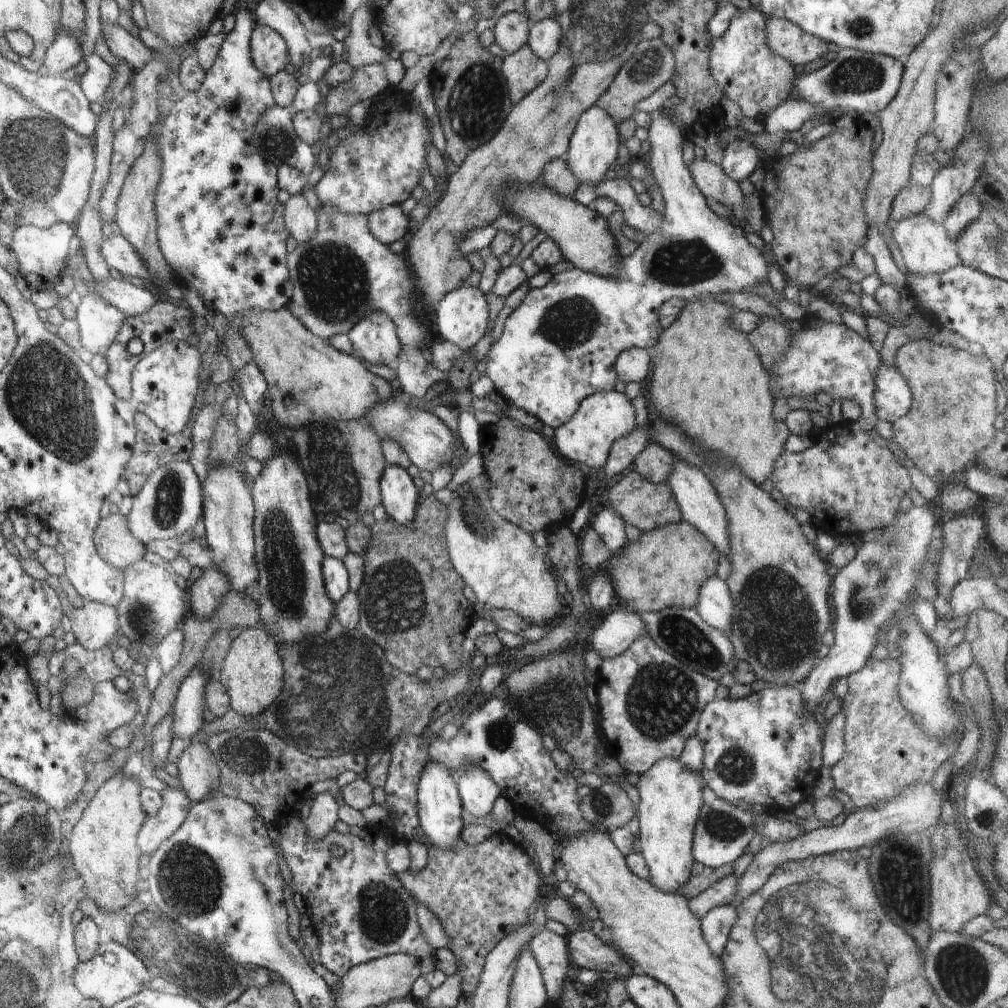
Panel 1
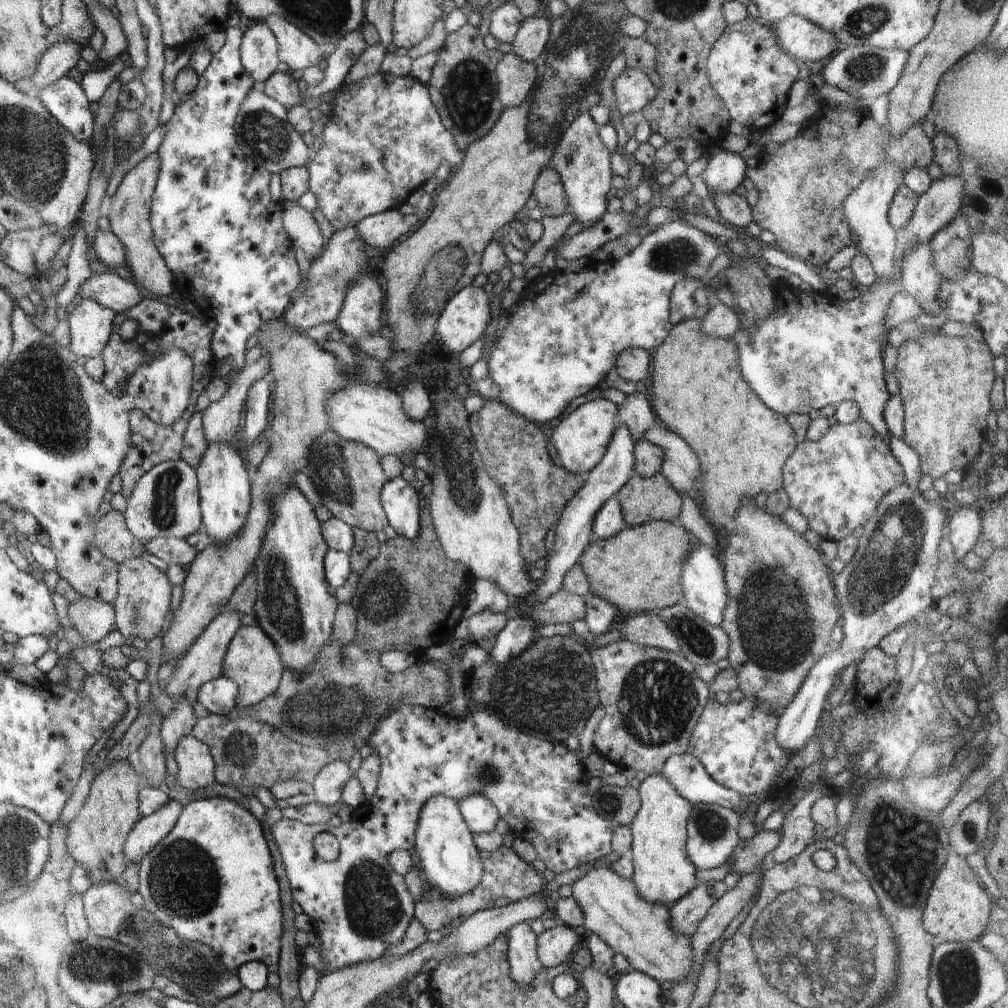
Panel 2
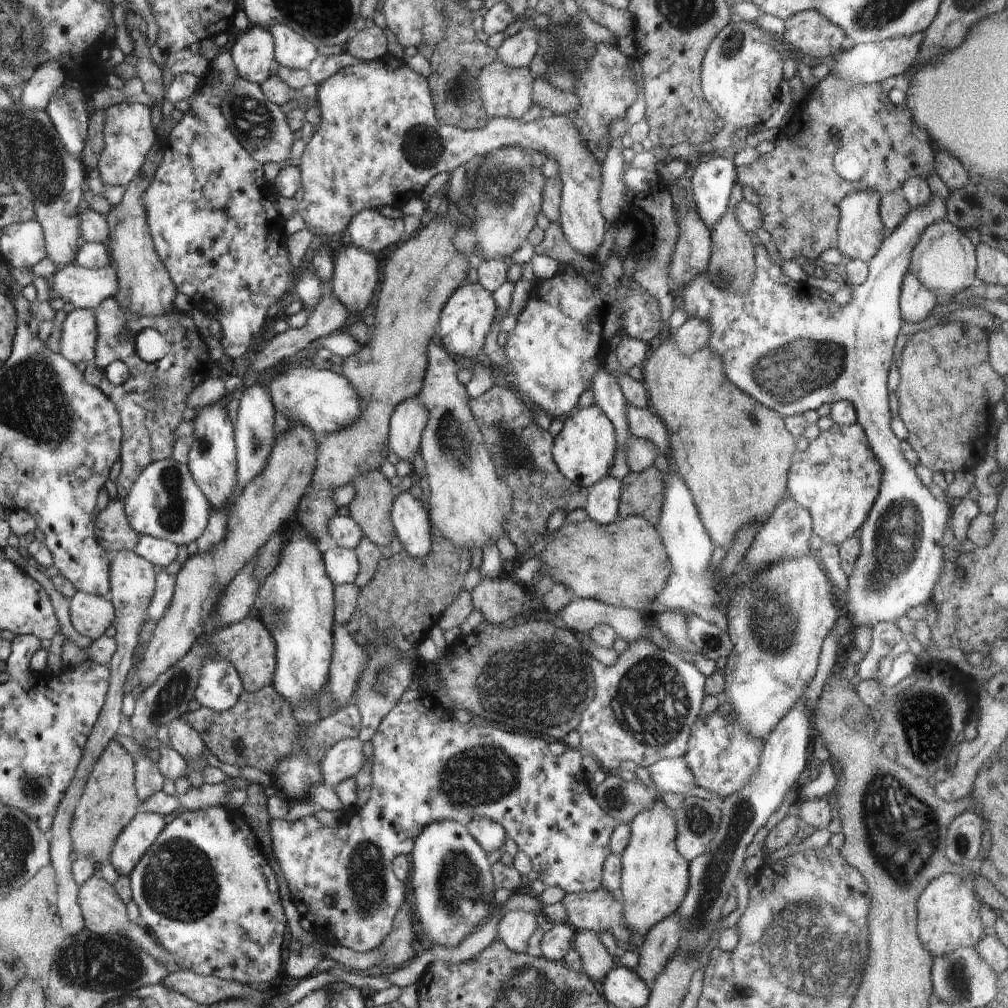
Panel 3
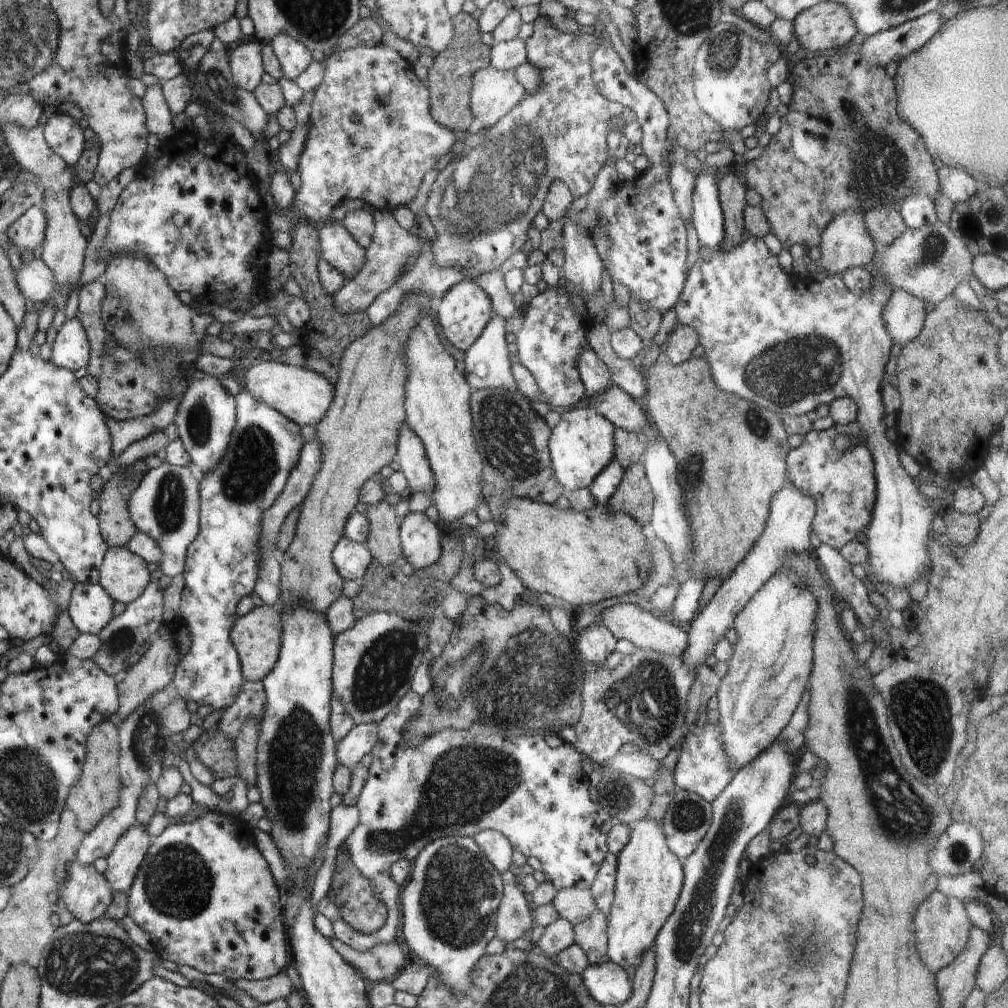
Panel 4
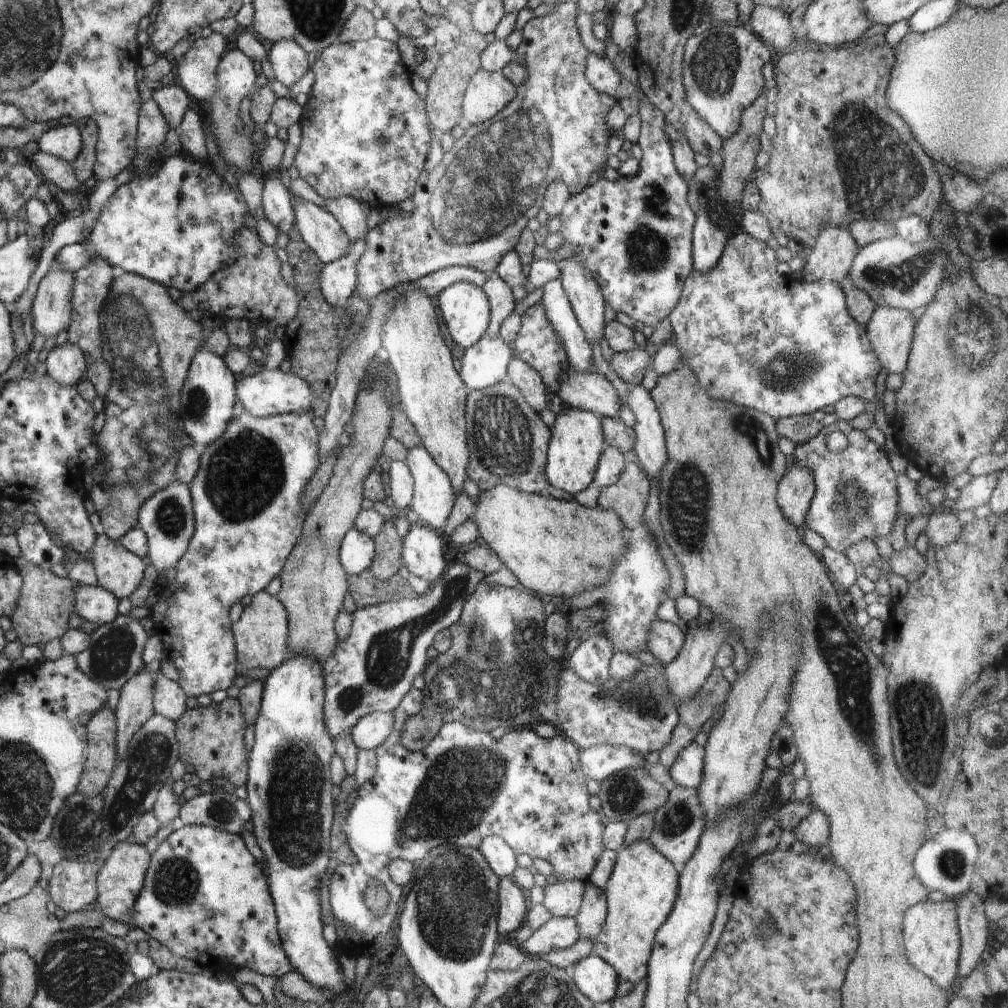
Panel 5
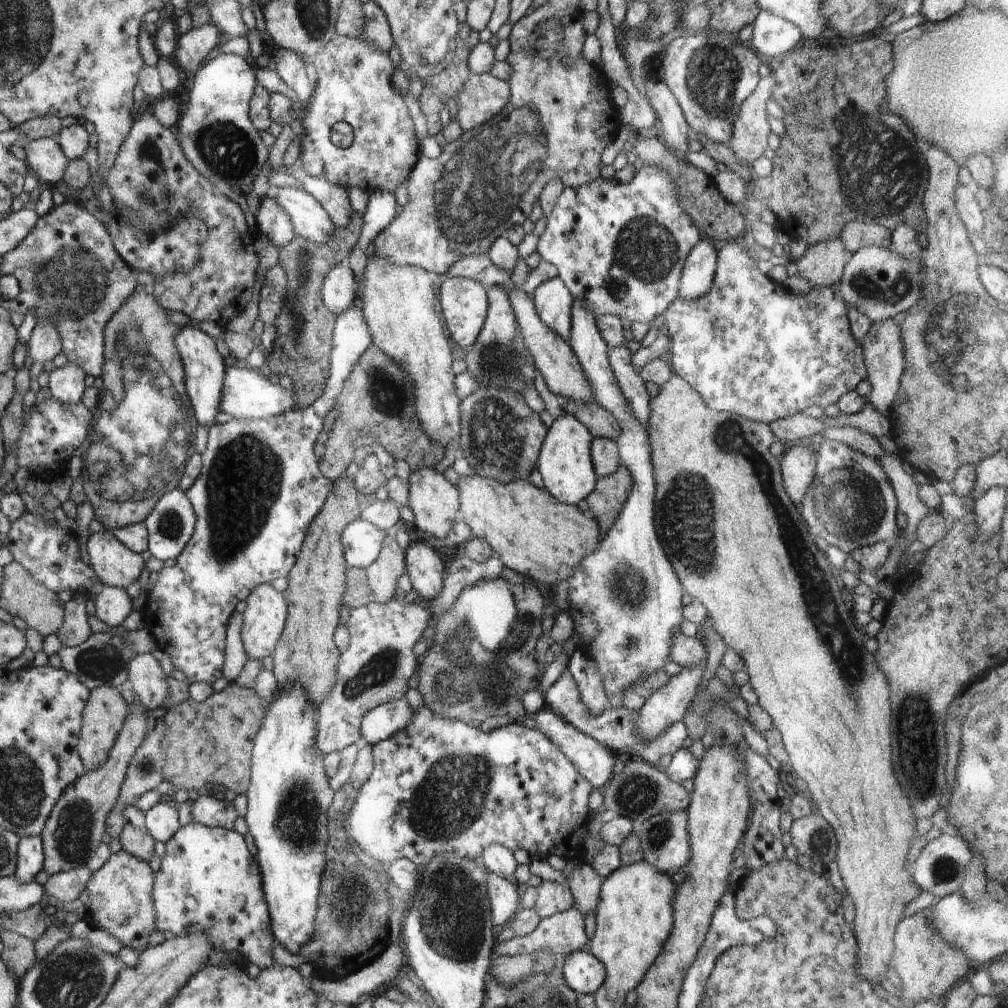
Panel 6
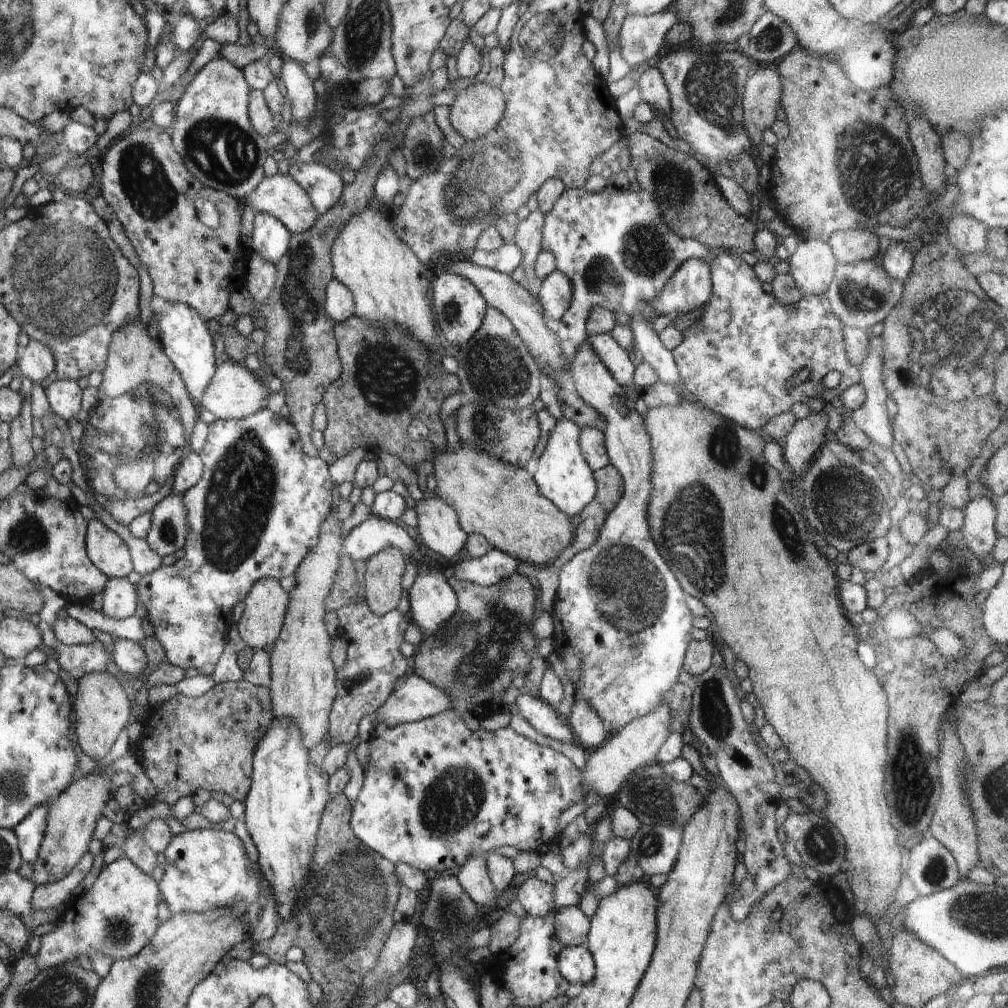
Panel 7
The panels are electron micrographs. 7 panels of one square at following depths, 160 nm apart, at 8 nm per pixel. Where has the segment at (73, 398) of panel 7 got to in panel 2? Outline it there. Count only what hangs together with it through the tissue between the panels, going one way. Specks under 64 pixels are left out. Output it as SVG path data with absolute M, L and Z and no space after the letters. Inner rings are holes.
M82 299L68 316L69 349L84 358L102 356L113 334L114 314L92 299Z

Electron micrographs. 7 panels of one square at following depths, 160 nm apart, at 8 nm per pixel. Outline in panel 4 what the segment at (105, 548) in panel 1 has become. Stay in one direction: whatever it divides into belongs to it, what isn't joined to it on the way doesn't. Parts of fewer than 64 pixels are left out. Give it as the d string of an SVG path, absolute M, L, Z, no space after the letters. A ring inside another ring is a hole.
M132 465L114 472L99 494L101 532L109 546L125 546L137 532L130 516L128 502L142 482L144 474L134 472Z

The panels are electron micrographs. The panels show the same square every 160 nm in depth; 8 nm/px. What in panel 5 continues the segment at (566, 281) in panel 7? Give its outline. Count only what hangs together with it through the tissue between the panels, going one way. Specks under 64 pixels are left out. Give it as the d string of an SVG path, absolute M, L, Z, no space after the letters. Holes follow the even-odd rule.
M559 278L552 279L543 286L543 291L541 303L550 324L561 338L569 365L578 372L595 371L591 344L576 320L562 281Z

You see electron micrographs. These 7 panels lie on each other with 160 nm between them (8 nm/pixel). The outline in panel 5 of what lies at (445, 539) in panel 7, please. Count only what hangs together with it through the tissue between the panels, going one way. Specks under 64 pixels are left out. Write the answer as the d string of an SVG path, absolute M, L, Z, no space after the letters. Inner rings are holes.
M421 444L407 450L405 463L413 476L413 497L409 509L418 514L422 524L426 524L441 533L456 500L451 480Z

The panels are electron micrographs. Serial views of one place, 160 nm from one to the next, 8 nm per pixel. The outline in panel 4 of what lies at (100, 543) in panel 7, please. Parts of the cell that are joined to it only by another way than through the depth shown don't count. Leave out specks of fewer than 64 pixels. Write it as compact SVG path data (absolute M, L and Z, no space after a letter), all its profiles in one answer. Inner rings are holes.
M109 546L109 551L104 557L104 564L101 566L99 586L105 588L116 602L128 605L130 602L141 597L148 588L150 572L146 570L146 562L140 556L133 554L126 546Z

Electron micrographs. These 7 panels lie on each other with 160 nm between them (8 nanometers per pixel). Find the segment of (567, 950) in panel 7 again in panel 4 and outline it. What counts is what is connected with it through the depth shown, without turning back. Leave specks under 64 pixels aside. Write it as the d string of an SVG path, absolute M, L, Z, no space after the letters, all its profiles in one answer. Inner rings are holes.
M611 961L588 964L580 976L588 994L602 1005L624 1004L632 994L632 982L627 973Z

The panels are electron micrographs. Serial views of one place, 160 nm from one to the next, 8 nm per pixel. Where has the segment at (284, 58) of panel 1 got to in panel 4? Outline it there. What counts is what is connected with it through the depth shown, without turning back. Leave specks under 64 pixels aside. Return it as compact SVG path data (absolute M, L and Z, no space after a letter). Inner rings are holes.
M259 40L240 44L230 50L228 60L233 83L248 92L253 92L265 73L262 66L262 46Z

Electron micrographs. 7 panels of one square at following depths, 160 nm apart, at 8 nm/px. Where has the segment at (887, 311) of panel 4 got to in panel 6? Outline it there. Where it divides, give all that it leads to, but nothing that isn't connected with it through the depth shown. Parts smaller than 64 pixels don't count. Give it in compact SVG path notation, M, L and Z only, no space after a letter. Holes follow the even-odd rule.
M892 318L883 321L872 322L868 334L863 338L861 347L863 348L864 364L867 378L870 382L871 392L866 400L882 416L888 416L891 406L896 396L900 379L904 374L904 345L901 337L901 326Z

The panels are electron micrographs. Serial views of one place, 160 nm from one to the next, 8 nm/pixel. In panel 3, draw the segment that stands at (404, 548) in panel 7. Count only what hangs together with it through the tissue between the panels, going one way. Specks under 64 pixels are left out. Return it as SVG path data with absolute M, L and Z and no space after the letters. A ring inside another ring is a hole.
M331 539L322 542L322 562L333 585L354 583L359 572L355 550L342 548Z

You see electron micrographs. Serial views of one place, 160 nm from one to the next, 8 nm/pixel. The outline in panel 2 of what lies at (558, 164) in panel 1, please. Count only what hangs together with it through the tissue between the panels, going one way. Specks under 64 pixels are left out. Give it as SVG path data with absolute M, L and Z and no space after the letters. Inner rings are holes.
M546 166L538 175L533 188L538 207L544 215L557 217L565 212L568 205L567 194L561 176L553 166Z

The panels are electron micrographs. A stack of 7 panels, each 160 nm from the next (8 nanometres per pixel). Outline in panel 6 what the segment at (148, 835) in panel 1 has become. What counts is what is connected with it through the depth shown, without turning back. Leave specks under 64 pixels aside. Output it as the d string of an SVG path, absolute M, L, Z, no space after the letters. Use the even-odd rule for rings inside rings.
M124 849L112 853L107 862L91 873L87 882L91 904L87 918L93 926L108 931L125 946L143 950L154 932L156 913L153 909L152 884L154 874L148 861L128 854Z

